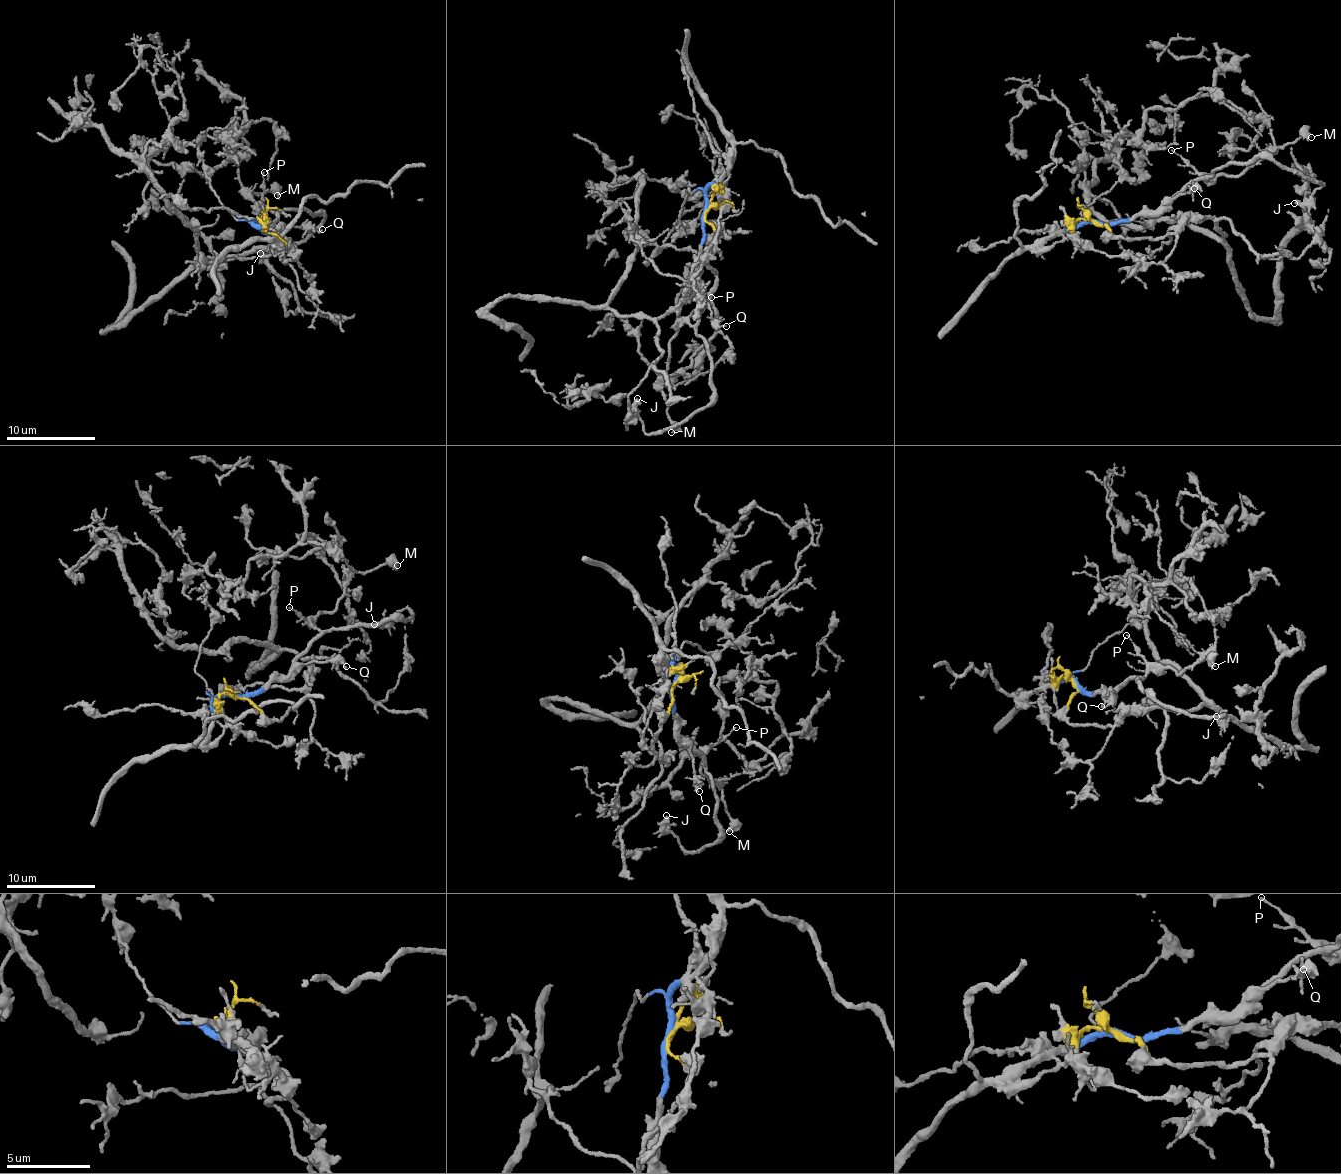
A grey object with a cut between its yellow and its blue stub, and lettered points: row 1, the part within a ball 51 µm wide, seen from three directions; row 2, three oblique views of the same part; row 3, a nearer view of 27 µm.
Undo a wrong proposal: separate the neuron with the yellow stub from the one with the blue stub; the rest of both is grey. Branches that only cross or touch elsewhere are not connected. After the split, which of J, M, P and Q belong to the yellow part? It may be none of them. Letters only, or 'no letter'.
no letter

